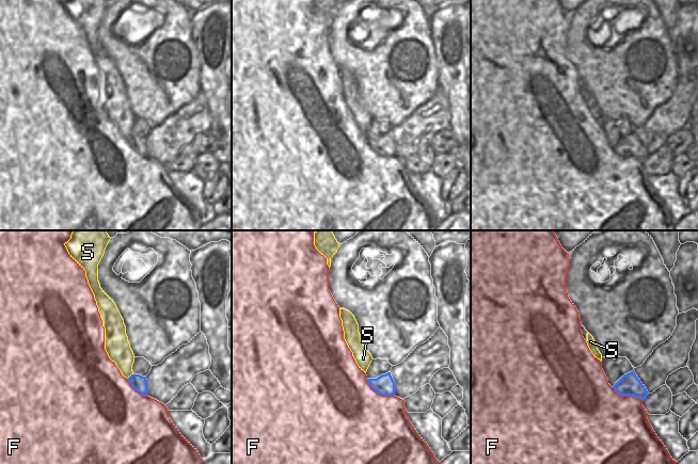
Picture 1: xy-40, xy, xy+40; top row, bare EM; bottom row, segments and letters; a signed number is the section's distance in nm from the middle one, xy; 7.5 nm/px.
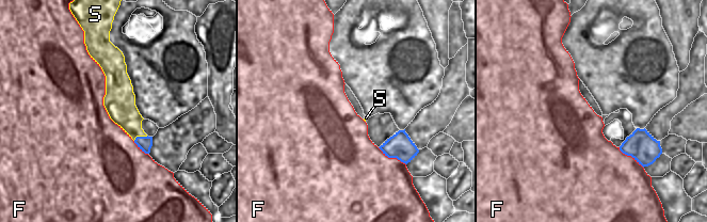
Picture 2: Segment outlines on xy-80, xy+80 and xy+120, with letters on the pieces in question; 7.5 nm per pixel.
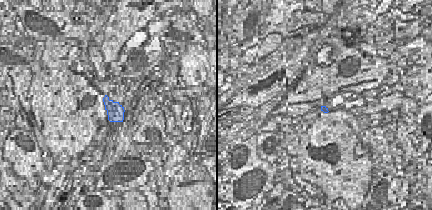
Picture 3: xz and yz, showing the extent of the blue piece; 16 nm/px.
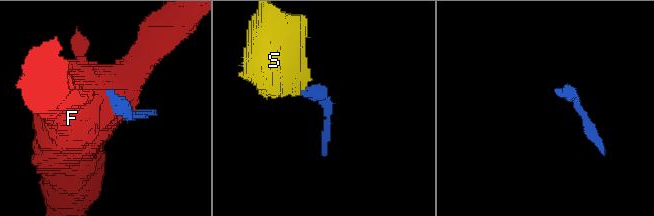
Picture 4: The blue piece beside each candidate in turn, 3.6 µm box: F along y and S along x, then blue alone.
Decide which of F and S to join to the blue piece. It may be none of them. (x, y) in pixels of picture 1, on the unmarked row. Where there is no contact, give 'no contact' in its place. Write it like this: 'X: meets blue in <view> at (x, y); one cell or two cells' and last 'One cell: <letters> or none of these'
F: meets blue in xy at (379, 155); two cells
S: meets blue in xy-40 at (131, 136); one cell
One cell: S

